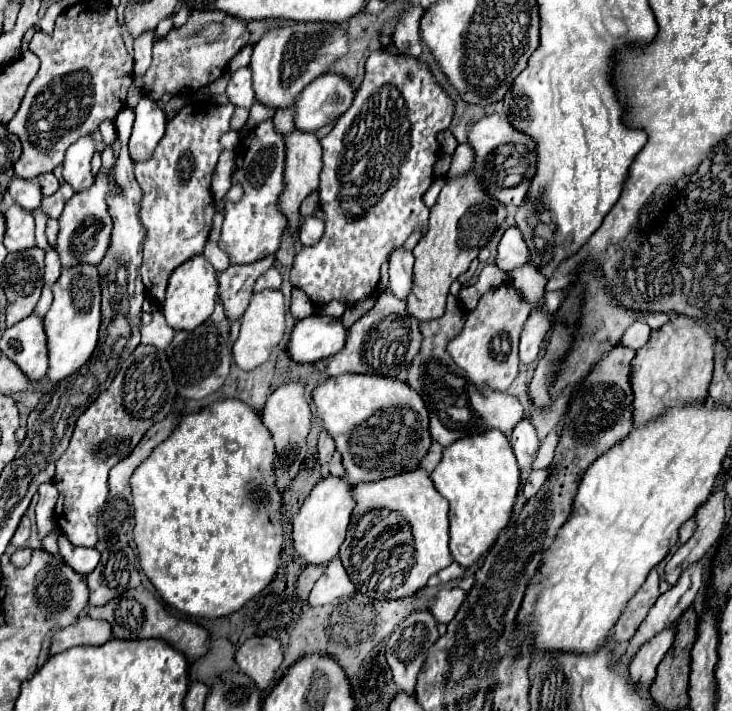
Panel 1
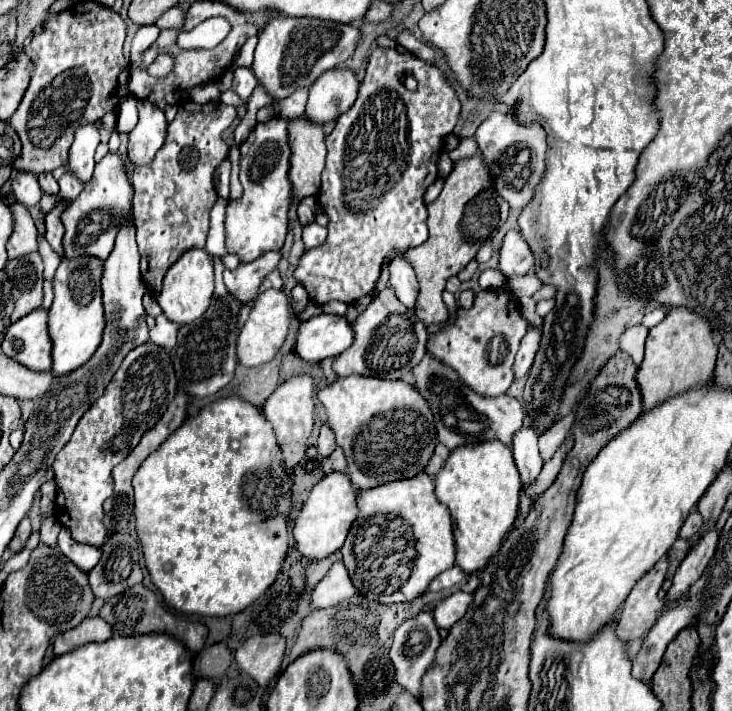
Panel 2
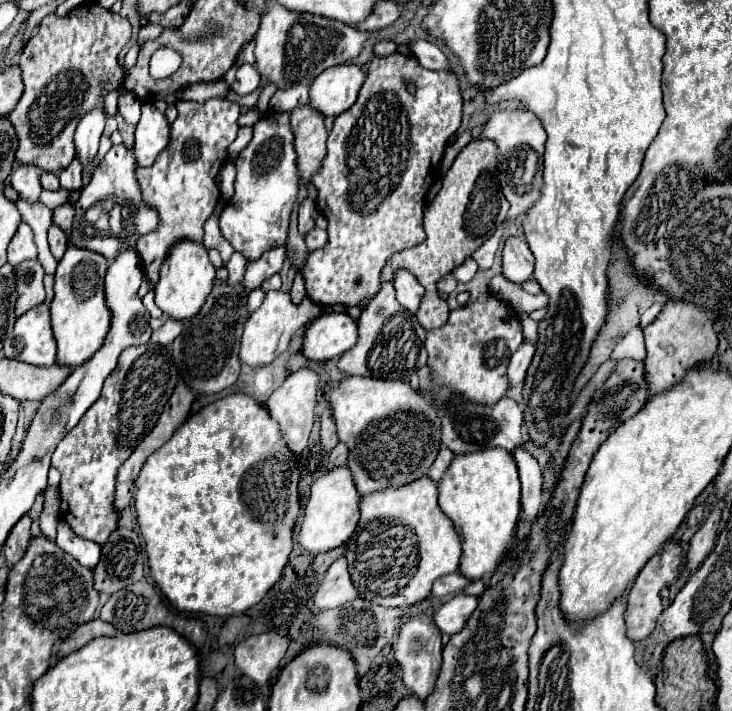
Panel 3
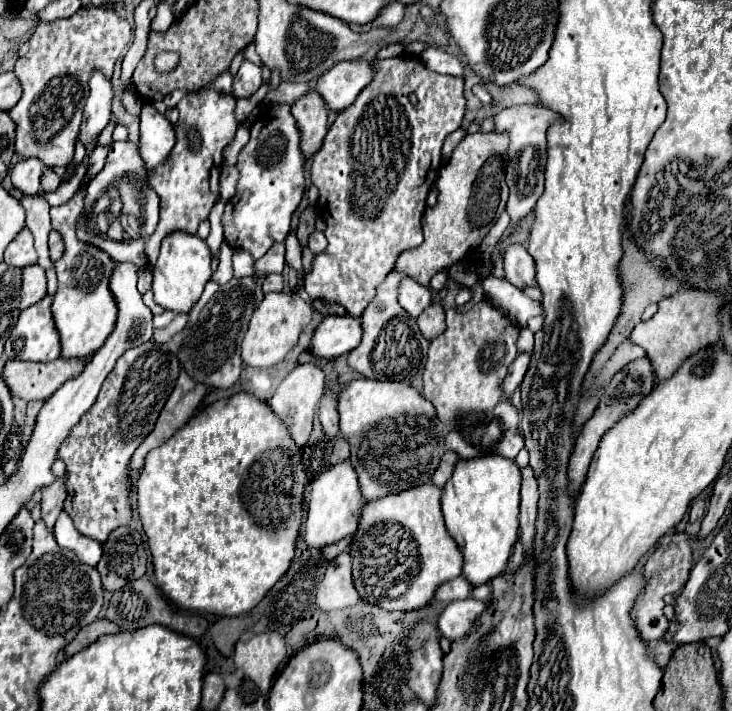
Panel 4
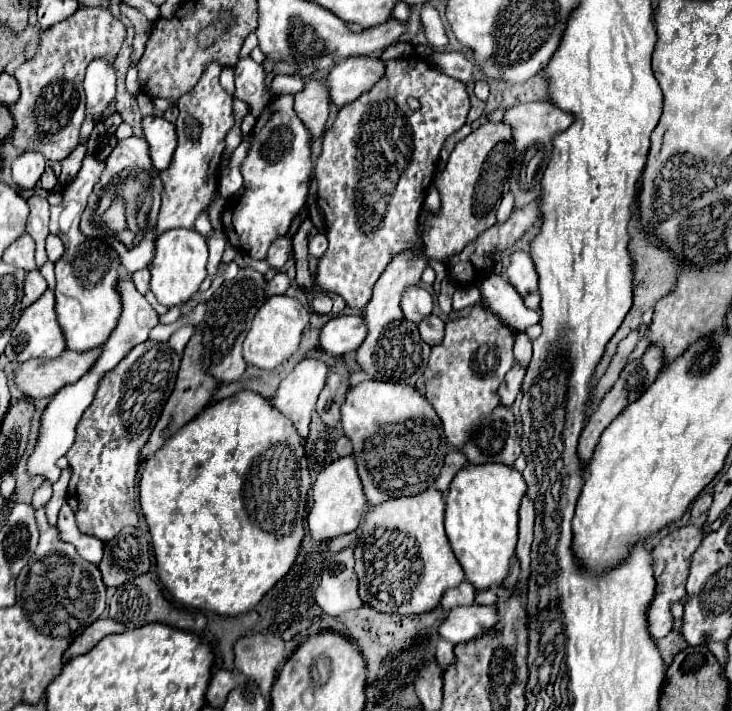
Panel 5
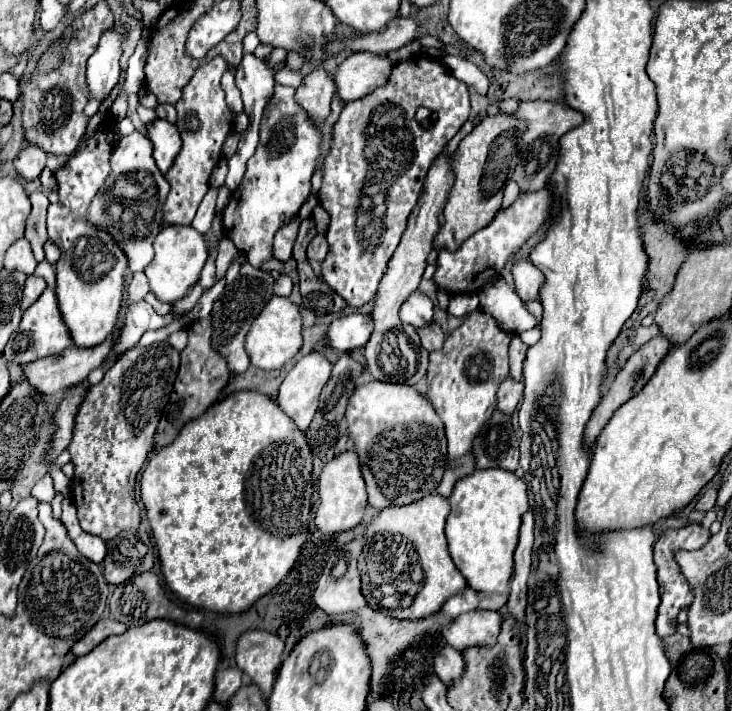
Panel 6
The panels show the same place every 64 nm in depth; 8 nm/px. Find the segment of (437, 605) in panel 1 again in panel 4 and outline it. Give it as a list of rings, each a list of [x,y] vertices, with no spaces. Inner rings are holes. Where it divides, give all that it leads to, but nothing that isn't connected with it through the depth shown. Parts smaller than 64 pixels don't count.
[[[474,598],[450,602],[438,620],[438,628],[448,640],[460,640],[472,630],[472,624],[480,618],[484,608],[486,604]]]

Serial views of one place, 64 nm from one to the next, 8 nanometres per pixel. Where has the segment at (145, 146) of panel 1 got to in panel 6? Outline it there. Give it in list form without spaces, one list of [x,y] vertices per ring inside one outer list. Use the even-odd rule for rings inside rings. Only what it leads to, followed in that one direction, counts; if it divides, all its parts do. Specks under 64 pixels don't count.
[[[156,118],[152,124],[148,124],[148,138],[154,144],[154,160],[162,174],[166,174],[176,160],[182,140],[178,134],[178,128],[166,120]]]

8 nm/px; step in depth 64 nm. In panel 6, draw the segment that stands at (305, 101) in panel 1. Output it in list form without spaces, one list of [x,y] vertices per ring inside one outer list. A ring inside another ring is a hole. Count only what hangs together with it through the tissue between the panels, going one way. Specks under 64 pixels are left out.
[[[354,52],[336,70],[336,88],[342,102],[372,94],[392,74],[392,60],[374,52]]]

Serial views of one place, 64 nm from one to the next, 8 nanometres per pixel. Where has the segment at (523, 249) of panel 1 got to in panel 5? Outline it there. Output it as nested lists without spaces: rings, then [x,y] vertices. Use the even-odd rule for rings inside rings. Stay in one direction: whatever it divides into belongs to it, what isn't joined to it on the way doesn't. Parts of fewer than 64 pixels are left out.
[[[514,252],[510,256],[508,278],[510,278],[510,284],[520,292],[520,296],[528,296],[538,290],[538,272],[532,264],[530,254]]]

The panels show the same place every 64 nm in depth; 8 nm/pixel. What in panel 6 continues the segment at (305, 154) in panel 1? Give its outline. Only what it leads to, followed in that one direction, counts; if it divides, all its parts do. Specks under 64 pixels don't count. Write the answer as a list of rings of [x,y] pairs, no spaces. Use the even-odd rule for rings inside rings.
[[[316,66],[310,74],[304,76],[302,84],[296,88],[296,102],[312,116],[314,122],[324,122],[330,114],[330,102],[336,92],[336,86],[324,66]]]

